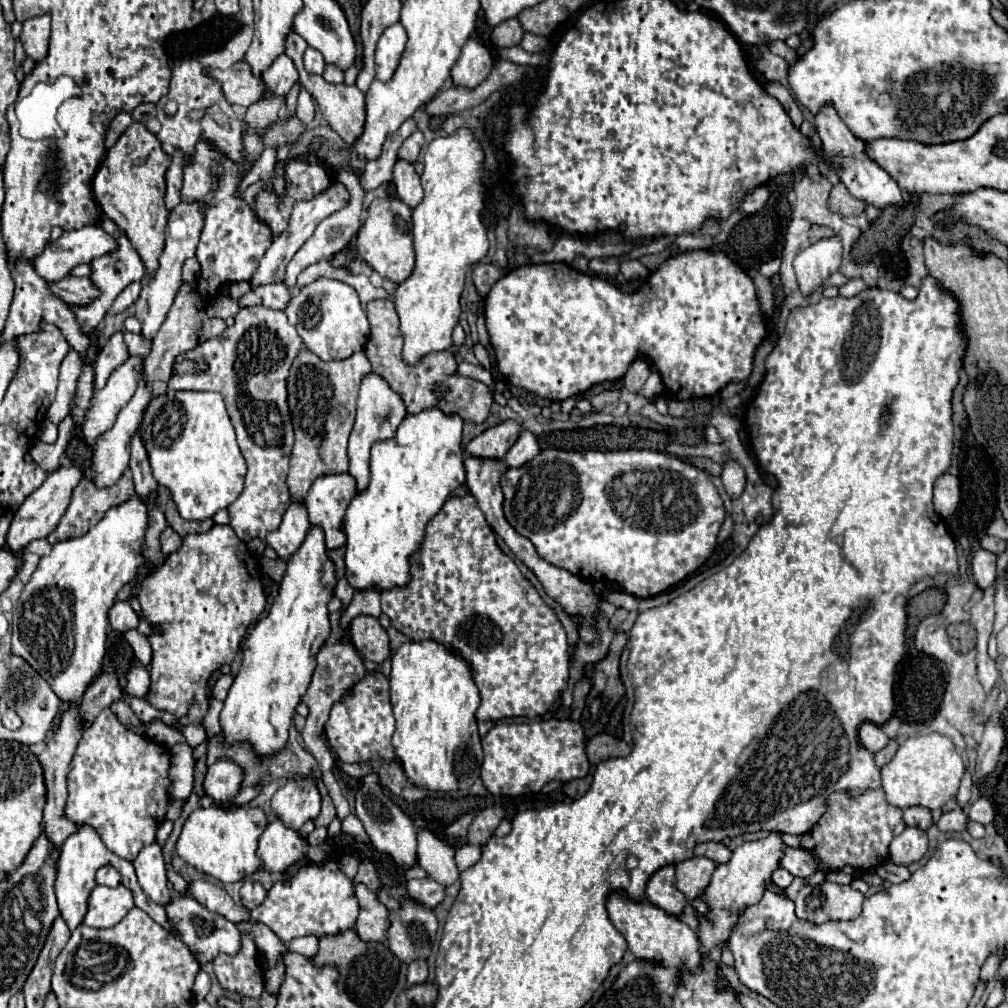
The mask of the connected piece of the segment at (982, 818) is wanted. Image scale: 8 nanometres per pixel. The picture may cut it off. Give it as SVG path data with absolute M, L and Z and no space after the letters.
M977 798L971 808L969 808L969 820L973 822L979 822L979 824L989 824L993 822L996 812L991 802L987 798Z

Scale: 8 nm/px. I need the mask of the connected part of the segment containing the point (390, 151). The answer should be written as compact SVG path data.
M407 118L401 124L401 128L389 140L385 140L381 156L377 160L371 160L371 162L365 164L365 170L359 176L359 182L361 182L361 186L363 186L365 192L375 190L375 188L379 188L385 182L391 182L391 178L393 178L393 164L397 160L397 150L399 150L399 146L403 144L403 140L413 130L417 130L417 122L413 118Z

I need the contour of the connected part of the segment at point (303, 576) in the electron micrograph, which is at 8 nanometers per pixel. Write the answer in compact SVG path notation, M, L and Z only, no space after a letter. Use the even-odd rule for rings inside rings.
M311 526L299 550L285 564L287 570L269 614L257 622L243 642L243 664L221 710L227 740L247 740L257 754L273 754L285 748L295 706L301 702L315 670L315 656L331 636L327 604L333 598L337 578L335 564L327 556L323 530Z

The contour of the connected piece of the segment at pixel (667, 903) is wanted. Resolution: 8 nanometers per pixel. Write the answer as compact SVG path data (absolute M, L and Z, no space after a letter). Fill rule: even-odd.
M663 866L661 870L657 870L651 880L647 882L647 890L645 896L649 902L657 904L659 908L663 908L669 914L679 916L683 906L685 906L685 896L677 890L675 884L675 866Z

